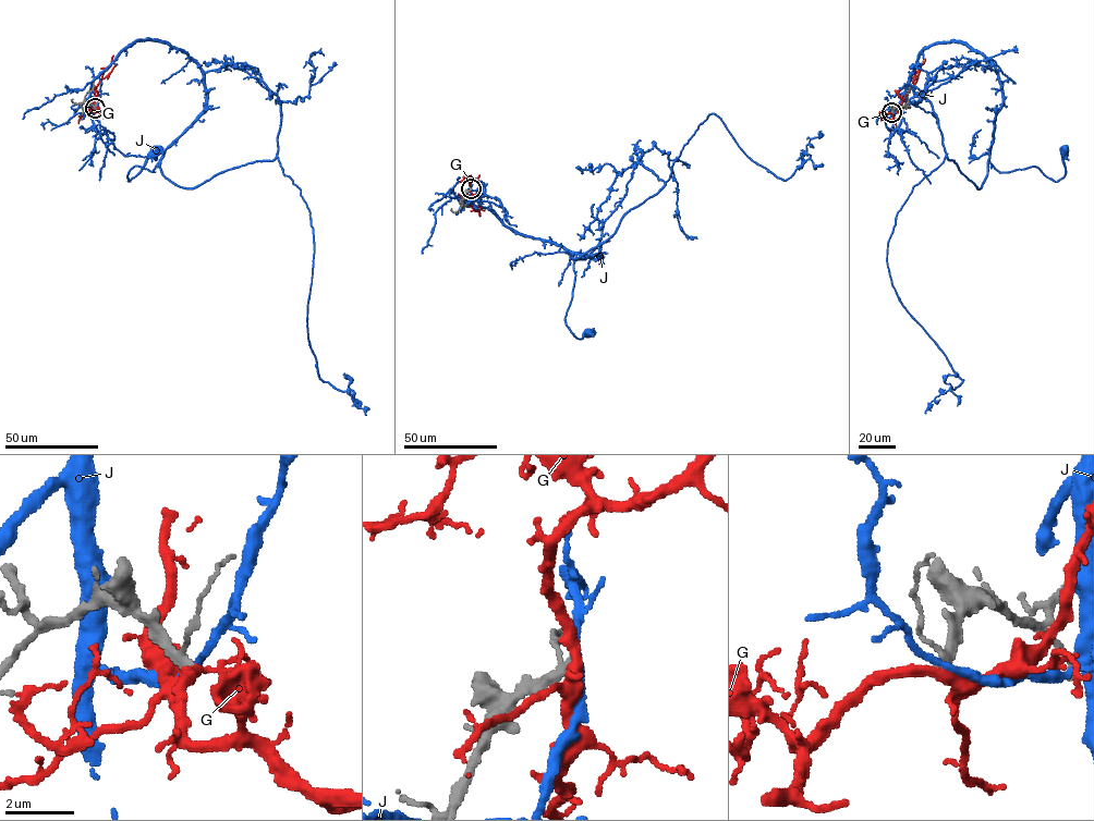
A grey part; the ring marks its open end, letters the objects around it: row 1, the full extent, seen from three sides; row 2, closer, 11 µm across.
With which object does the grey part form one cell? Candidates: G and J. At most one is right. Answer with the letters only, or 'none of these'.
none of these

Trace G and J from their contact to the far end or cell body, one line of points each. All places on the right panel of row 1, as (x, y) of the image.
G: (892, 112), (899, 109), (925, 59)
J: (892, 112), (923, 50), (959, 41), (997, 74), (996, 170), (1035, 167), (1057, 181), (1065, 150)

